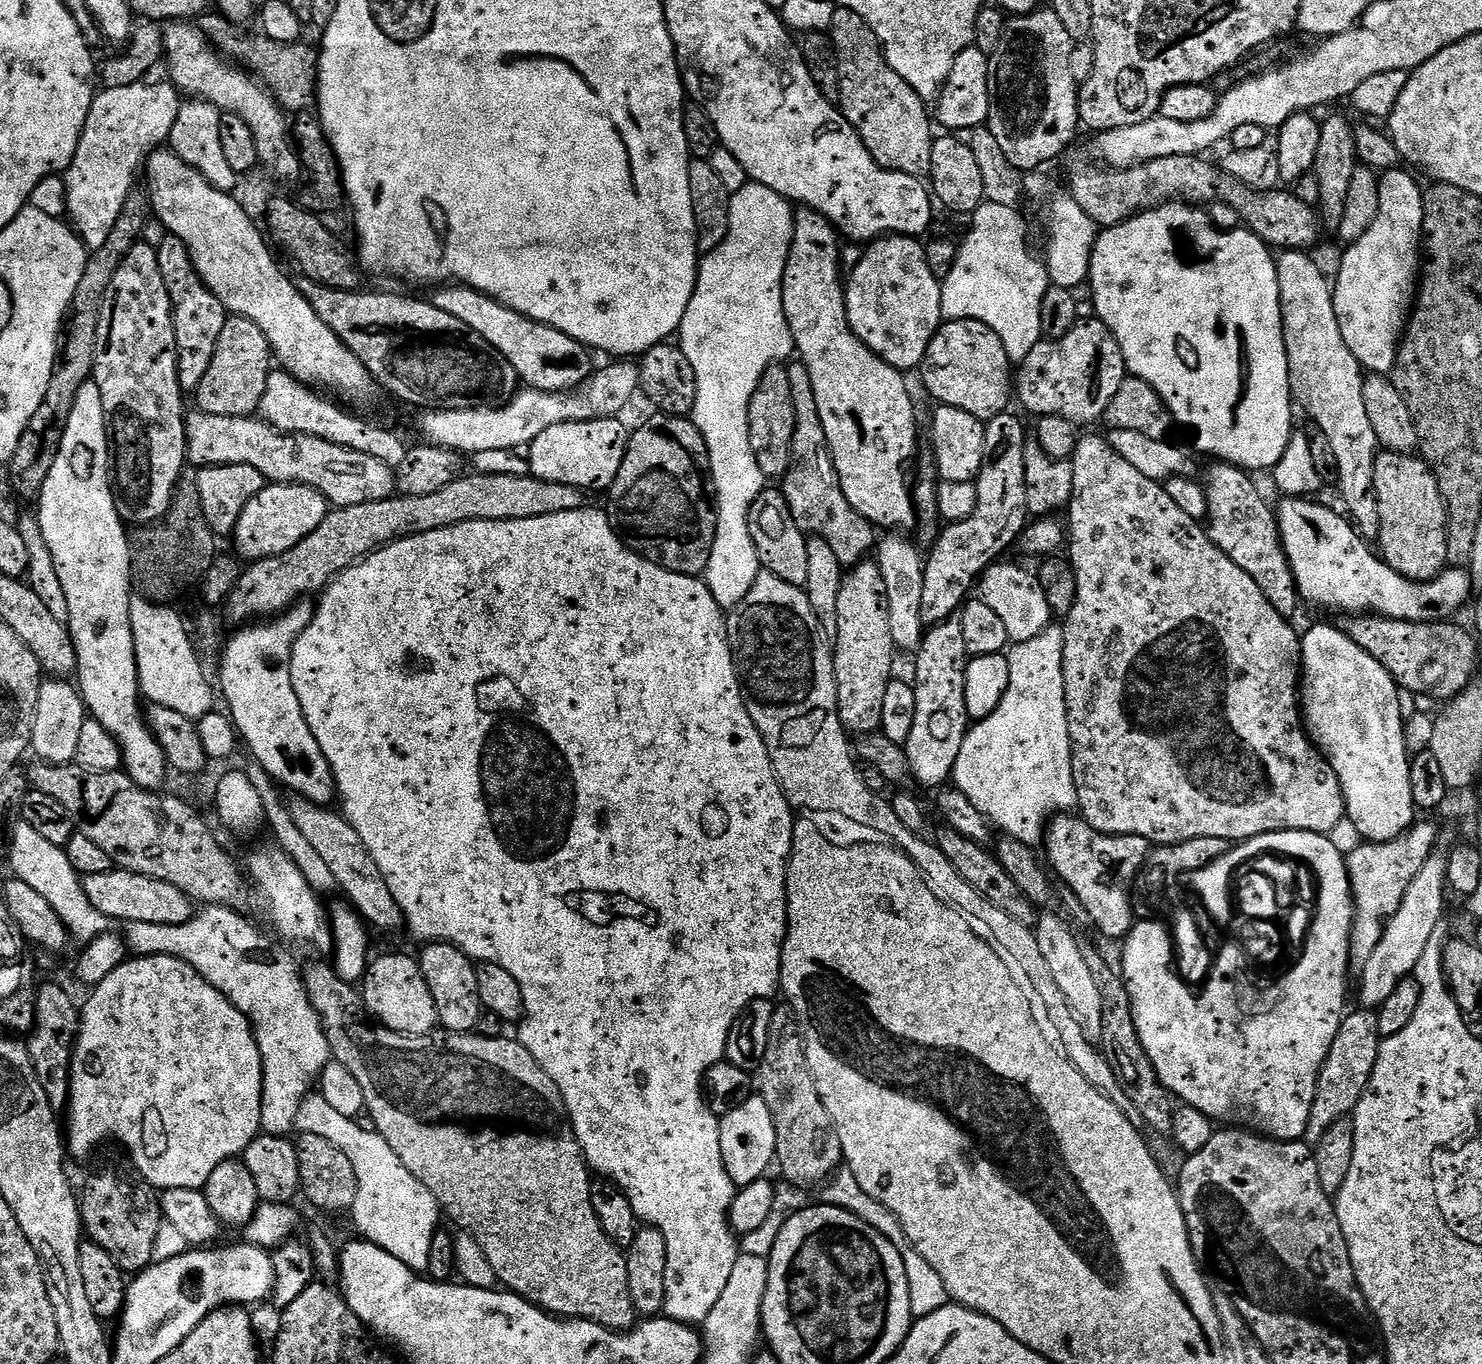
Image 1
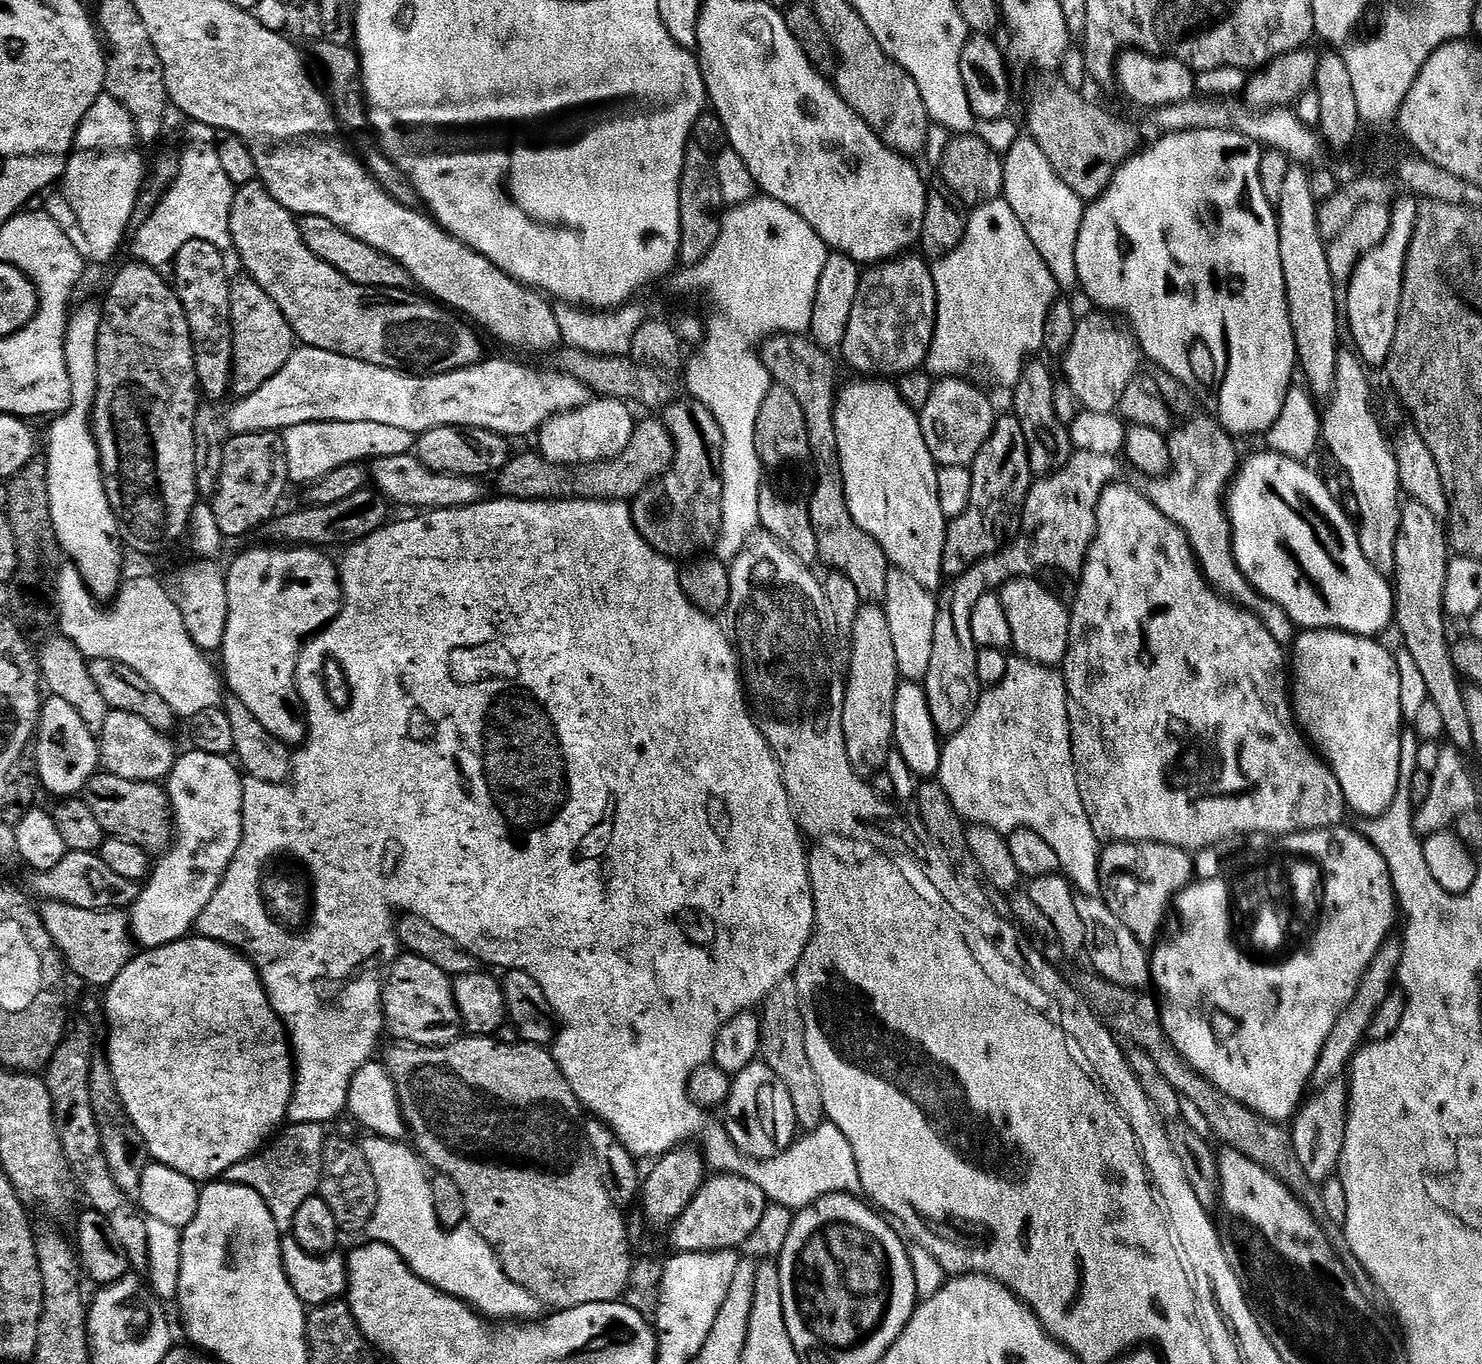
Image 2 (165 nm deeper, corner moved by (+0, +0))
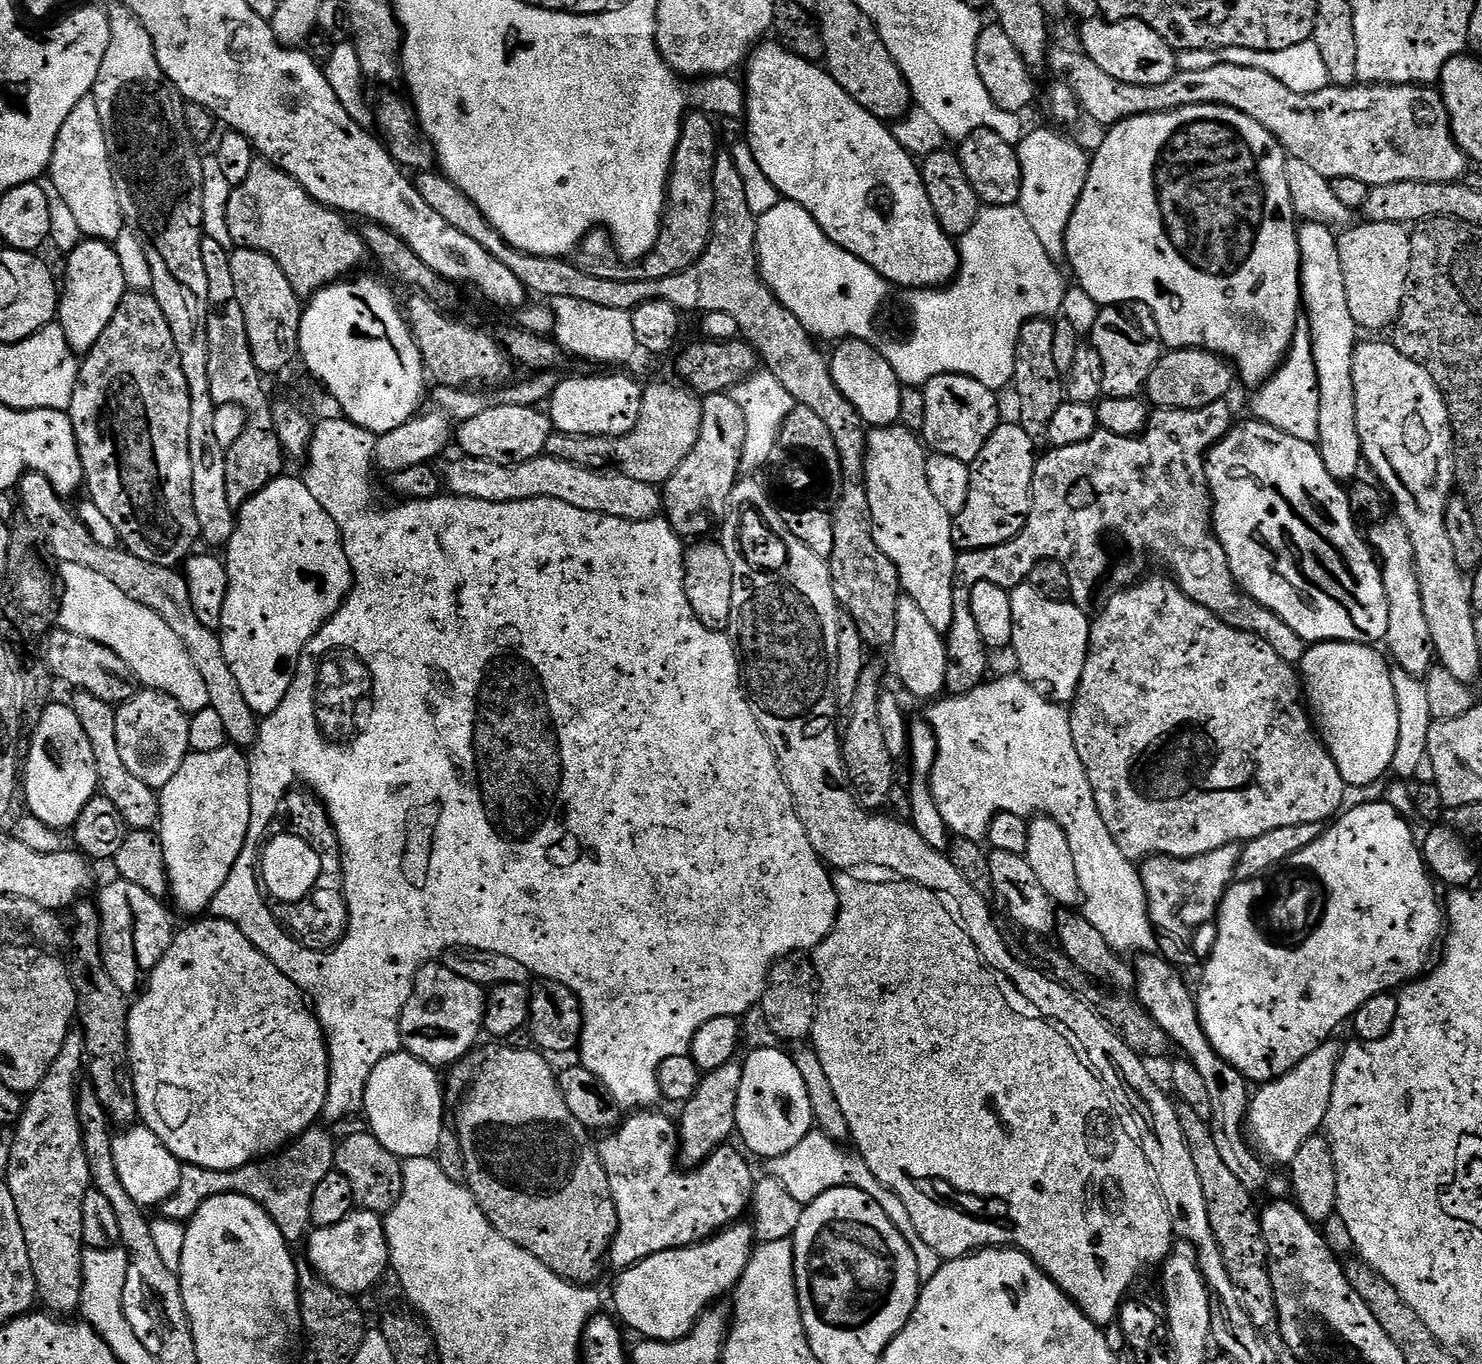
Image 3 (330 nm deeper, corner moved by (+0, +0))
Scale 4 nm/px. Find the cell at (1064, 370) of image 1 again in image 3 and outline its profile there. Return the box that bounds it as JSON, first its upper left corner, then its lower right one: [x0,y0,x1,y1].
[1090,306,1162,398]

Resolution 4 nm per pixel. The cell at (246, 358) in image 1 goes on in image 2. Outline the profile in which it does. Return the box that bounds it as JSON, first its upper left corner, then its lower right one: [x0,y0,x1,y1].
[230,278,297,398]

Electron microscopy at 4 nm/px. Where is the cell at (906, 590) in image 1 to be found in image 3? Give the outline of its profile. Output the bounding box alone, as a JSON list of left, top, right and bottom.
[891,595,949,702]

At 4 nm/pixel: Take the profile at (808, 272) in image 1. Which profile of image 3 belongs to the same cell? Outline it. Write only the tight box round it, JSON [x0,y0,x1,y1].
[864,426,958,634]

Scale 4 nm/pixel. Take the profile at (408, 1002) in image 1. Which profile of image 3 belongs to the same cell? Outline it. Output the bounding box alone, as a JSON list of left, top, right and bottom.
[400,963,488,1070]

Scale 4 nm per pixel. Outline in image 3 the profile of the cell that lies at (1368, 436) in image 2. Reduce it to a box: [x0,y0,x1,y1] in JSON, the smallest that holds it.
[1366,514,1436,677]

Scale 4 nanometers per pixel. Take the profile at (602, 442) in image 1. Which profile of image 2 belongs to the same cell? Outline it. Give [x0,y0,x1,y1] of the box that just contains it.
[538,398,638,464]

